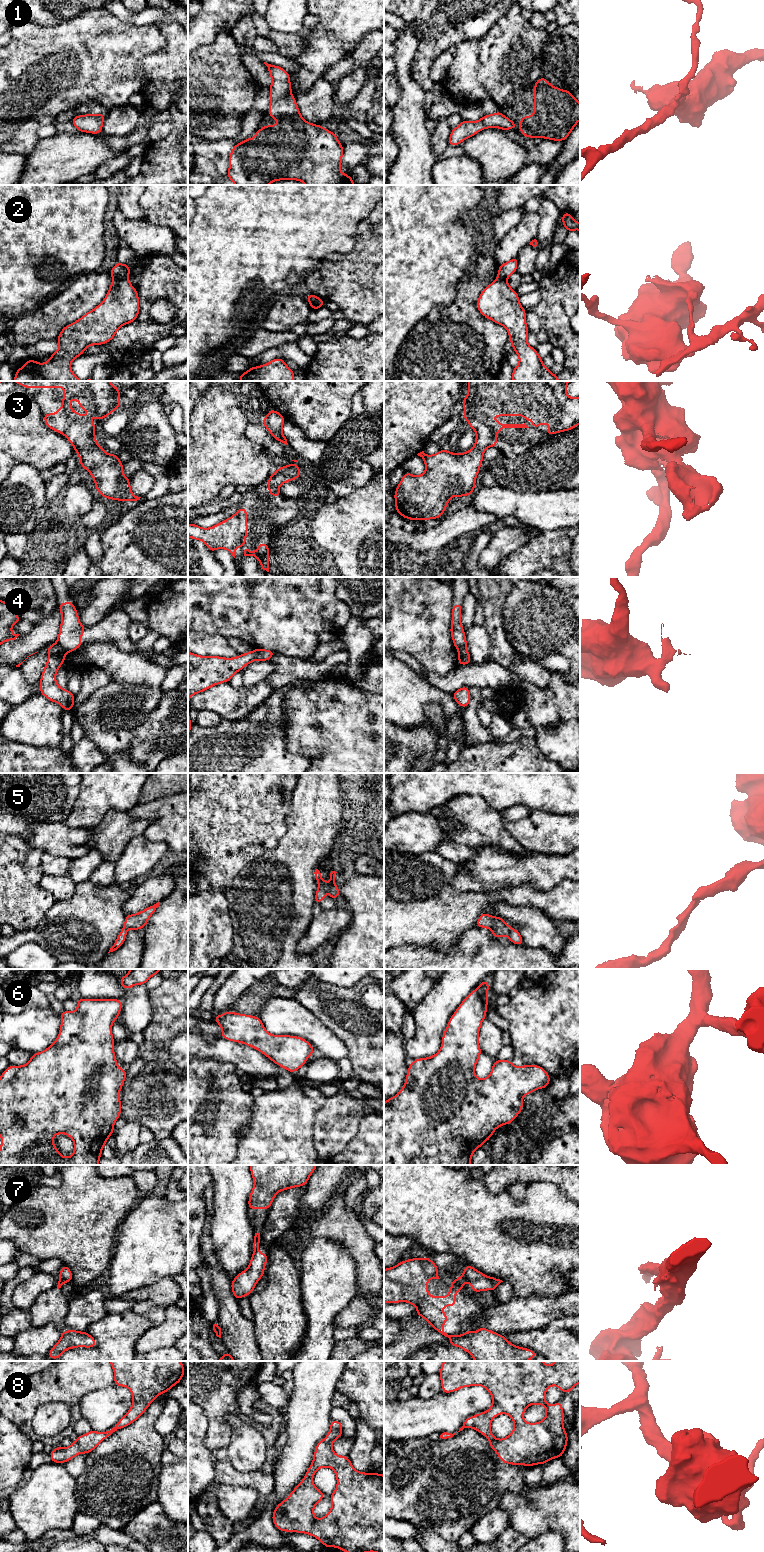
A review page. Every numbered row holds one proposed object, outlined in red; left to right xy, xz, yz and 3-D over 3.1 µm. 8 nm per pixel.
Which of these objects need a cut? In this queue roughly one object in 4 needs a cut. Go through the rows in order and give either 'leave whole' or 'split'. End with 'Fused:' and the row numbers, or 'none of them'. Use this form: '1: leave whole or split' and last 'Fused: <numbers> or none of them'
1: leave whole
2: split
3: leave whole
4: split
5: leave whole
6: leave whole
7: split
8: leave whole
Fused: 2, 4, 7

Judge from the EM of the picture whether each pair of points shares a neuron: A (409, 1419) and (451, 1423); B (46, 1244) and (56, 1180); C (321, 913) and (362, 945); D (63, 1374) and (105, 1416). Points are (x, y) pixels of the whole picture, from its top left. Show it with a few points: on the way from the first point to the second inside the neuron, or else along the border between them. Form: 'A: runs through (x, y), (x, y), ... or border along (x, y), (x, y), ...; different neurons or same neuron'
A: runs through (419, 1419), (441, 1419); same neuron
B: border along (62, 1175), (58, 1186), (39, 1186), (35, 1190); different neurons
C: border along (349, 908), (351, 921), (333, 939); different neurons
D: border along (106, 1386), (84, 1395), (80, 1401), (81, 1417); different neurons

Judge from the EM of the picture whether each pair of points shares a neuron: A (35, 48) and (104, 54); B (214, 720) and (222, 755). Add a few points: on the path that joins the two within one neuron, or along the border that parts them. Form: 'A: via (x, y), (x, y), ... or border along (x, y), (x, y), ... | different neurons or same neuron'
A: via (52, 51), (87, 54) | same neuron
B: border along (222, 719), (215, 726), (198, 727) | different neurons

